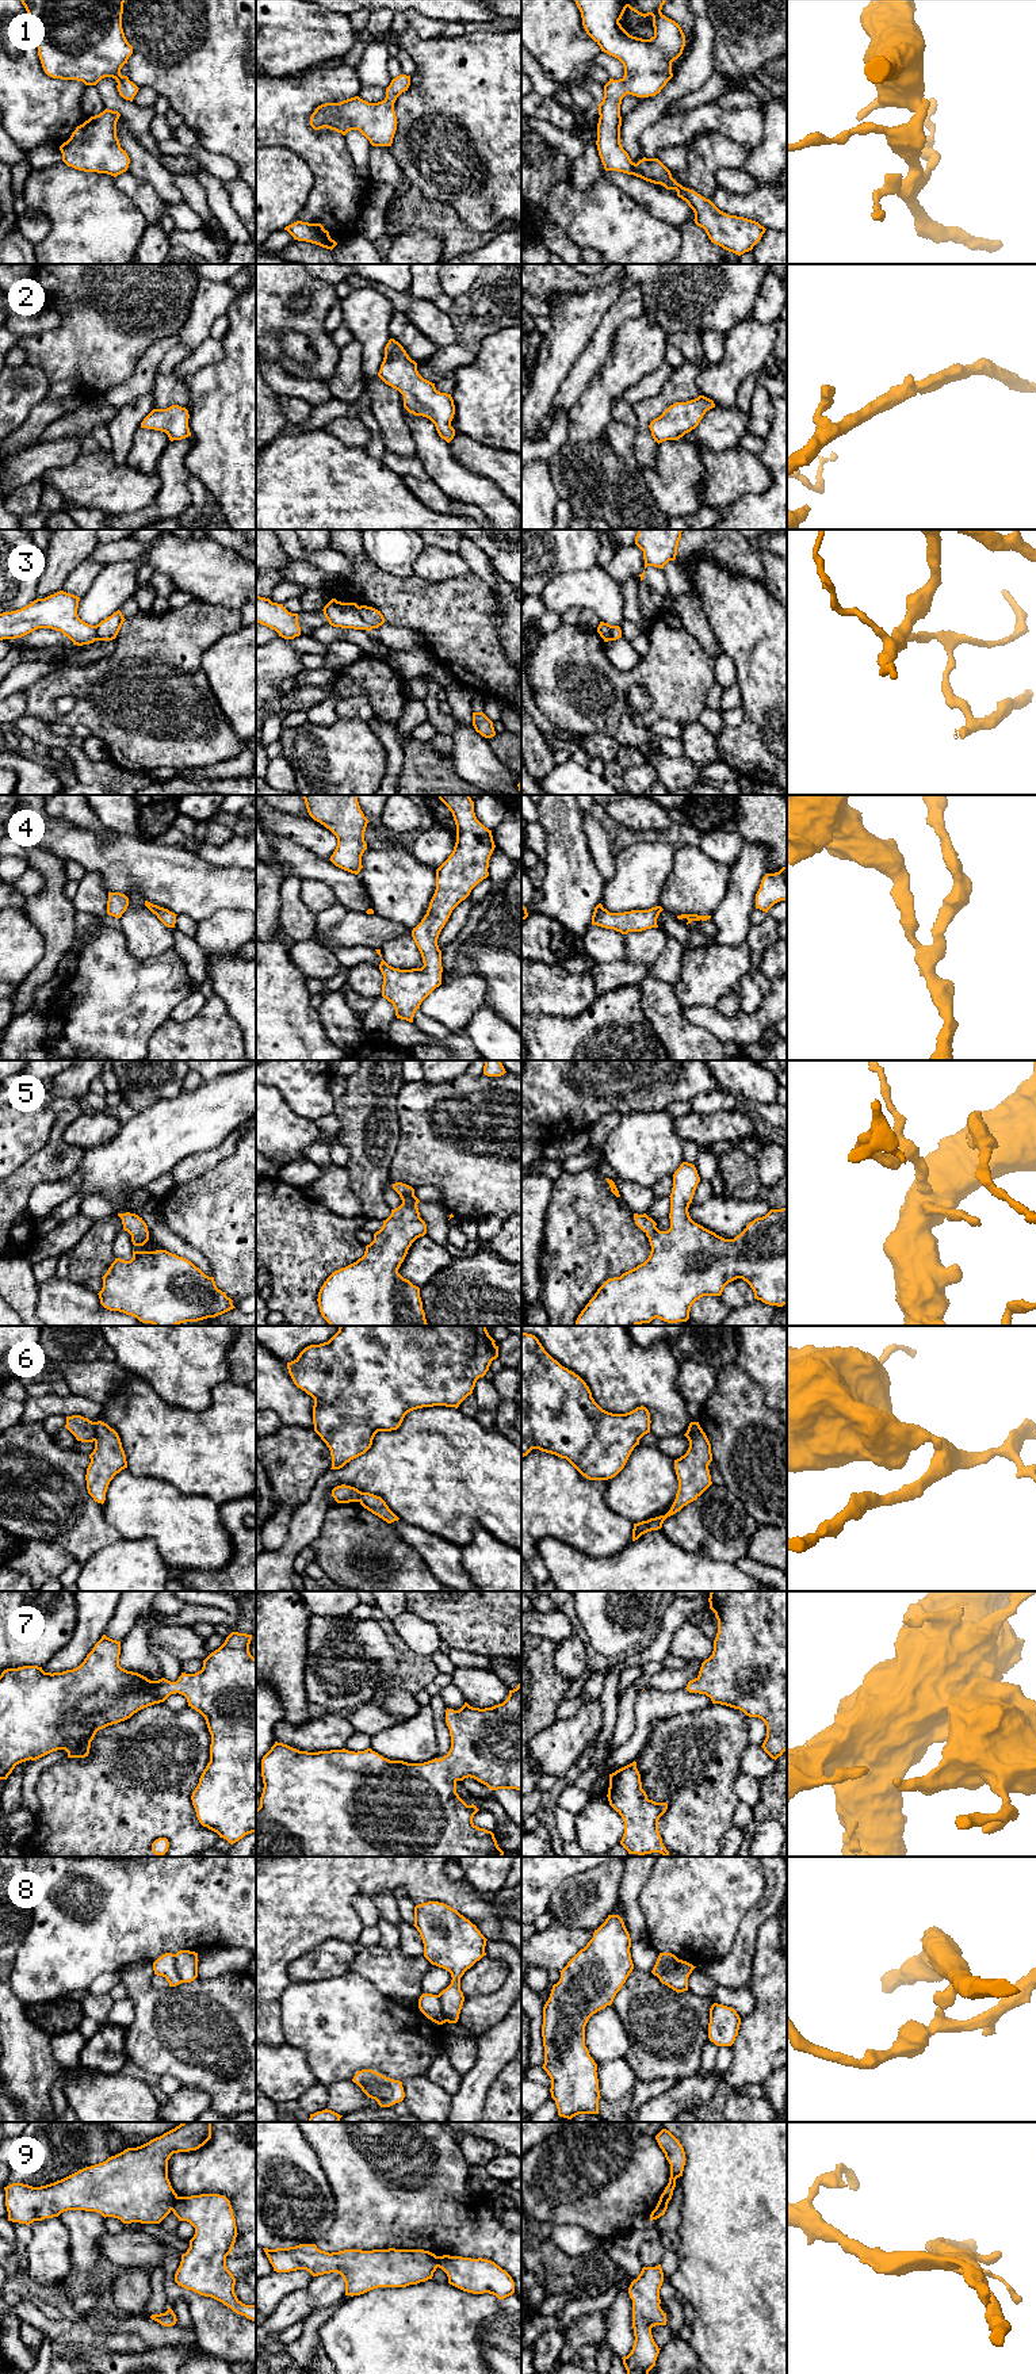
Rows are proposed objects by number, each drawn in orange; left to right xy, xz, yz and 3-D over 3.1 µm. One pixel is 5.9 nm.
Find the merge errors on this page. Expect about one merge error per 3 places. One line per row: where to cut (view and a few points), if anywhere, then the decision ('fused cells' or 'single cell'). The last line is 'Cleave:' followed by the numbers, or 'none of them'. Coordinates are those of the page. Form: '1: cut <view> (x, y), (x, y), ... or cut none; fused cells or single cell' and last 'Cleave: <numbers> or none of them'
1: cut none; single cell
2: cut none; single cell
3: cut xz (358, 607), (358, 614), (371, 629); fused cells
4: cut none; single cell
5: cut none; single cell
6: cut xy (94, 1422), (95, 1440); fused cells
7: cut none; single cell
8: cut xy (174, 1954), (176, 1972), (182, 1981); fused cells
9: cut xy (178, 2197), (171, 2209); fused cells
Cleave: 3, 6, 8, 9

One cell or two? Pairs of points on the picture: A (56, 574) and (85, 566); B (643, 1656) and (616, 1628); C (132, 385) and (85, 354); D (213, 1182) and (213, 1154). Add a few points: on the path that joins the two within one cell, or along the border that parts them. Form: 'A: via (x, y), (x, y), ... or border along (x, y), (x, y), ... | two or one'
A: border along (87, 557), (69, 573), (61, 589) | two
B: border along (623, 1658), (614, 1662) | two
C: border along (144, 354), (134, 371), (126, 379), (96, 394) | two
D: border along (236, 1146), (230, 1154), (214, 1166), (184, 1182) | two

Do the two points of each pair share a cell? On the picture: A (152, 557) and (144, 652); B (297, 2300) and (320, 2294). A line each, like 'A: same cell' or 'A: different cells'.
A: different cells
B: different cells

